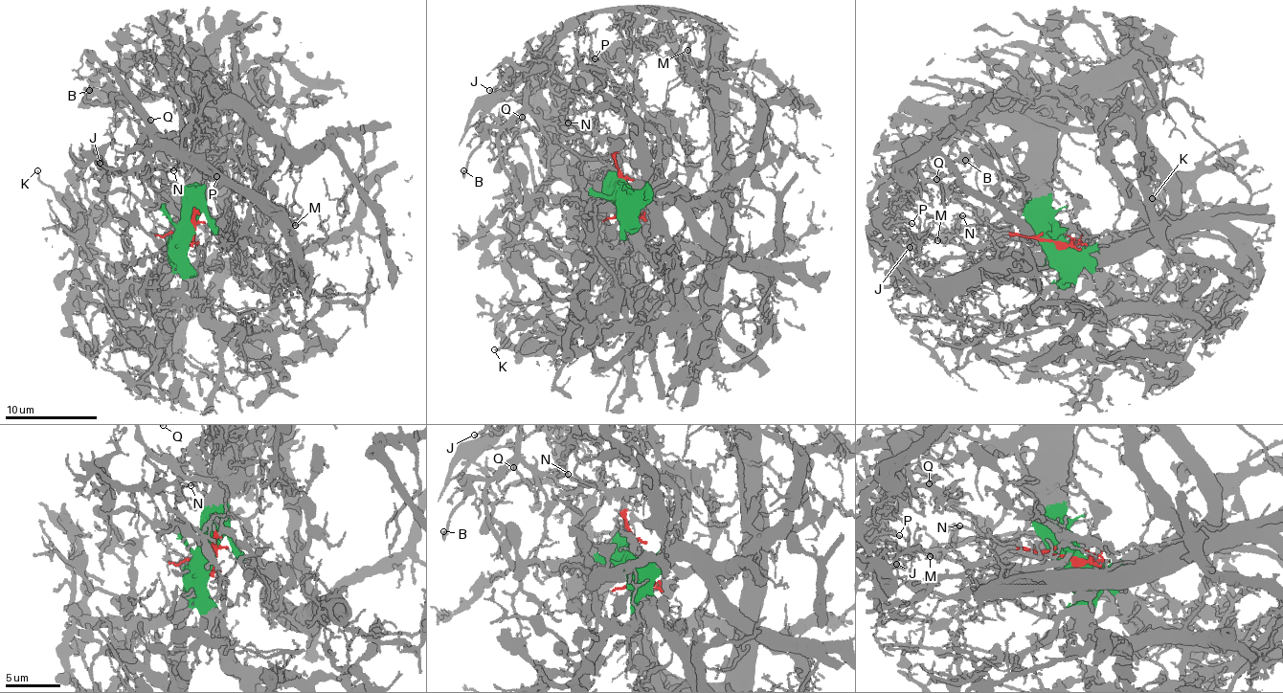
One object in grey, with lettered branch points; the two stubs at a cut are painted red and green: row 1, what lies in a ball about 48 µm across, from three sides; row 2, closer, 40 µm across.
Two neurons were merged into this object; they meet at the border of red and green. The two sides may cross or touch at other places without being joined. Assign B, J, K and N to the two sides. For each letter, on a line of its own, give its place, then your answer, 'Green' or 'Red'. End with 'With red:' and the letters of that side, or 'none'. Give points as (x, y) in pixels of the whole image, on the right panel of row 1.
B: Place: (965, 160). Red
J: Place: (910, 247). Red
K: Place: (1152, 198). Green
N: Place: (962, 215). Red
With red: B, J, N

